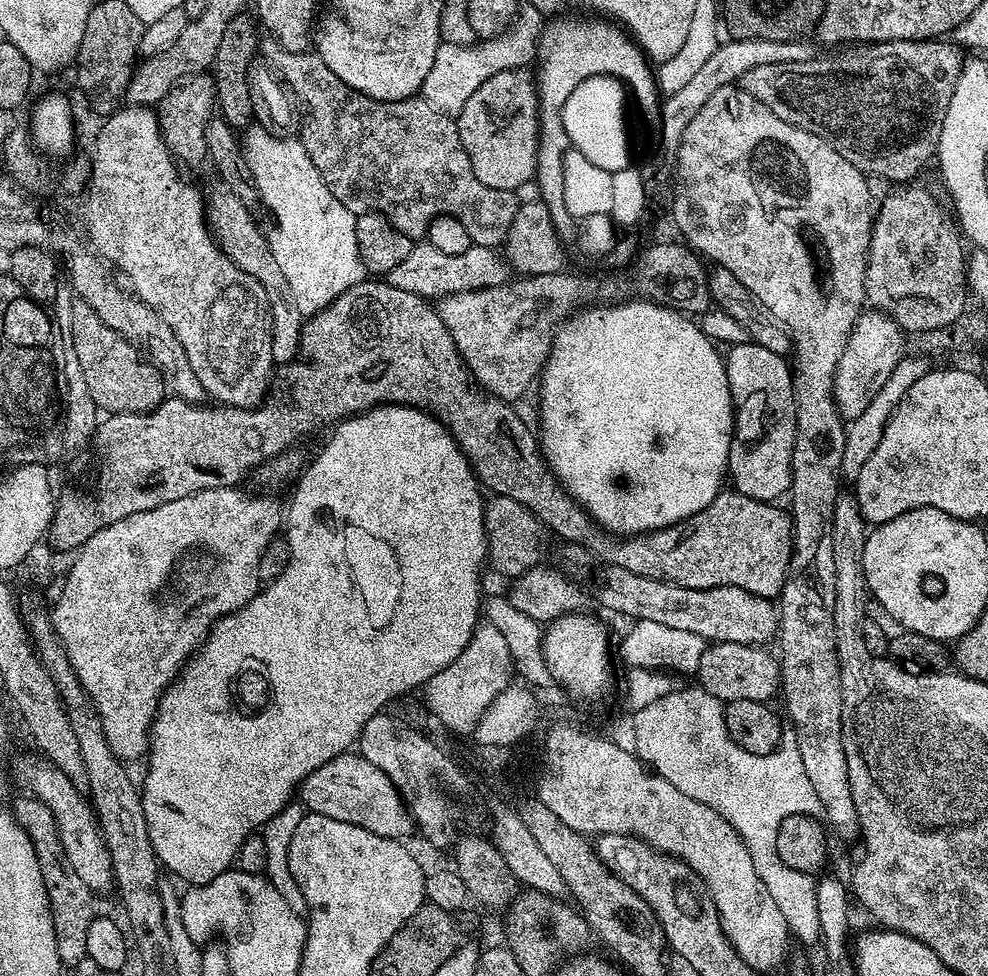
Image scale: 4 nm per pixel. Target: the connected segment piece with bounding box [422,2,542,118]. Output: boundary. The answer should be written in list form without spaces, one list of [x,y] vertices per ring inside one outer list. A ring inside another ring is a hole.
[[[528,2],[525,3],[525,8],[523,5],[522,19],[513,23],[507,32],[501,32],[491,40],[480,40],[466,46],[441,43],[438,54],[434,54],[434,63],[430,65],[430,74],[426,74],[422,89],[423,99],[428,100],[430,106],[445,112],[447,116],[459,116],[470,94],[474,94],[474,90],[478,90],[478,86],[482,86],[486,78],[494,78],[494,74],[502,74],[502,70],[531,65],[531,60],[533,63],[536,41],[542,26],[540,20],[542,13]]]

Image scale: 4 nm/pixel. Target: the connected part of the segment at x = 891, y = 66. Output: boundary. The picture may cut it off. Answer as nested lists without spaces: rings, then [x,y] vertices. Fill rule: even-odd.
[[[934,38],[931,40],[887,40],[884,44],[873,43],[871,46],[865,47],[868,48],[865,52],[856,52],[853,56],[828,56],[825,60],[813,58],[802,62],[754,66],[754,70],[746,70],[746,74],[742,74],[738,84],[746,94],[750,94],[755,100],[762,102],[762,106],[766,106],[771,112],[778,114],[778,118],[782,118],[782,122],[790,122],[802,130],[818,134],[823,140],[829,140],[834,146],[834,150],[838,150],[838,154],[842,154],[842,158],[846,158],[846,162],[853,164],[865,176],[869,178],[881,176],[884,180],[912,182],[917,179],[916,175],[928,163],[933,163],[936,147],[942,134],[943,118],[946,117],[951,95],[954,94],[955,83],[958,82],[960,70],[966,61],[964,56],[960,57],[961,49],[959,47],[947,48],[942,43],[944,42],[939,42]]]

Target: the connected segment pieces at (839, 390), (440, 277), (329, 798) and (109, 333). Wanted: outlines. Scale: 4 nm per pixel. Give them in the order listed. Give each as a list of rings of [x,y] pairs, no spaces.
[[[879,310],[861,312],[846,342],[846,350],[842,350],[842,358],[838,360],[836,381],[832,387],[836,409],[845,421],[858,418],[858,414],[862,414],[862,410],[866,410],[866,406],[874,402],[878,390],[886,386],[890,374],[894,374],[894,366],[898,366],[898,362],[906,355],[904,339],[906,333],[893,316]]]
[[[420,242],[413,246],[410,254],[406,254],[403,262],[398,262],[394,270],[386,273],[386,279],[389,284],[398,286],[398,290],[410,290],[425,298],[443,298],[459,292],[482,290],[509,283],[508,272],[510,273],[509,265],[503,255],[498,254],[497,249],[474,246],[462,254],[442,254],[439,250],[434,250],[434,246]]]
[[[359,754],[335,756],[330,762],[318,766],[318,770],[314,770],[300,783],[298,800],[308,812],[317,812],[326,818],[338,818],[338,822],[362,826],[391,840],[403,841],[408,832],[408,824],[410,828],[404,797],[394,782],[390,782],[390,778],[386,778],[378,766],[366,762]]]
[[[79,299],[75,301],[70,329],[74,351],[78,354],[78,363],[82,366],[90,395],[101,413],[154,412],[164,401],[166,398],[164,378],[153,366],[151,359],[130,342],[126,342],[122,334],[114,334],[114,330],[110,330],[110,326],[106,326],[102,318],[98,318],[98,314],[94,314],[90,306],[86,306],[86,302]]]

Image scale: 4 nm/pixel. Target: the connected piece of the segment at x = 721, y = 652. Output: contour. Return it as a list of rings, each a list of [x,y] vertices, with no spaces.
[[[713,643],[705,647],[702,662],[698,669],[698,684],[714,698],[729,700],[771,701],[771,696],[781,691],[780,662],[775,655],[768,653],[767,647],[758,644]]]

